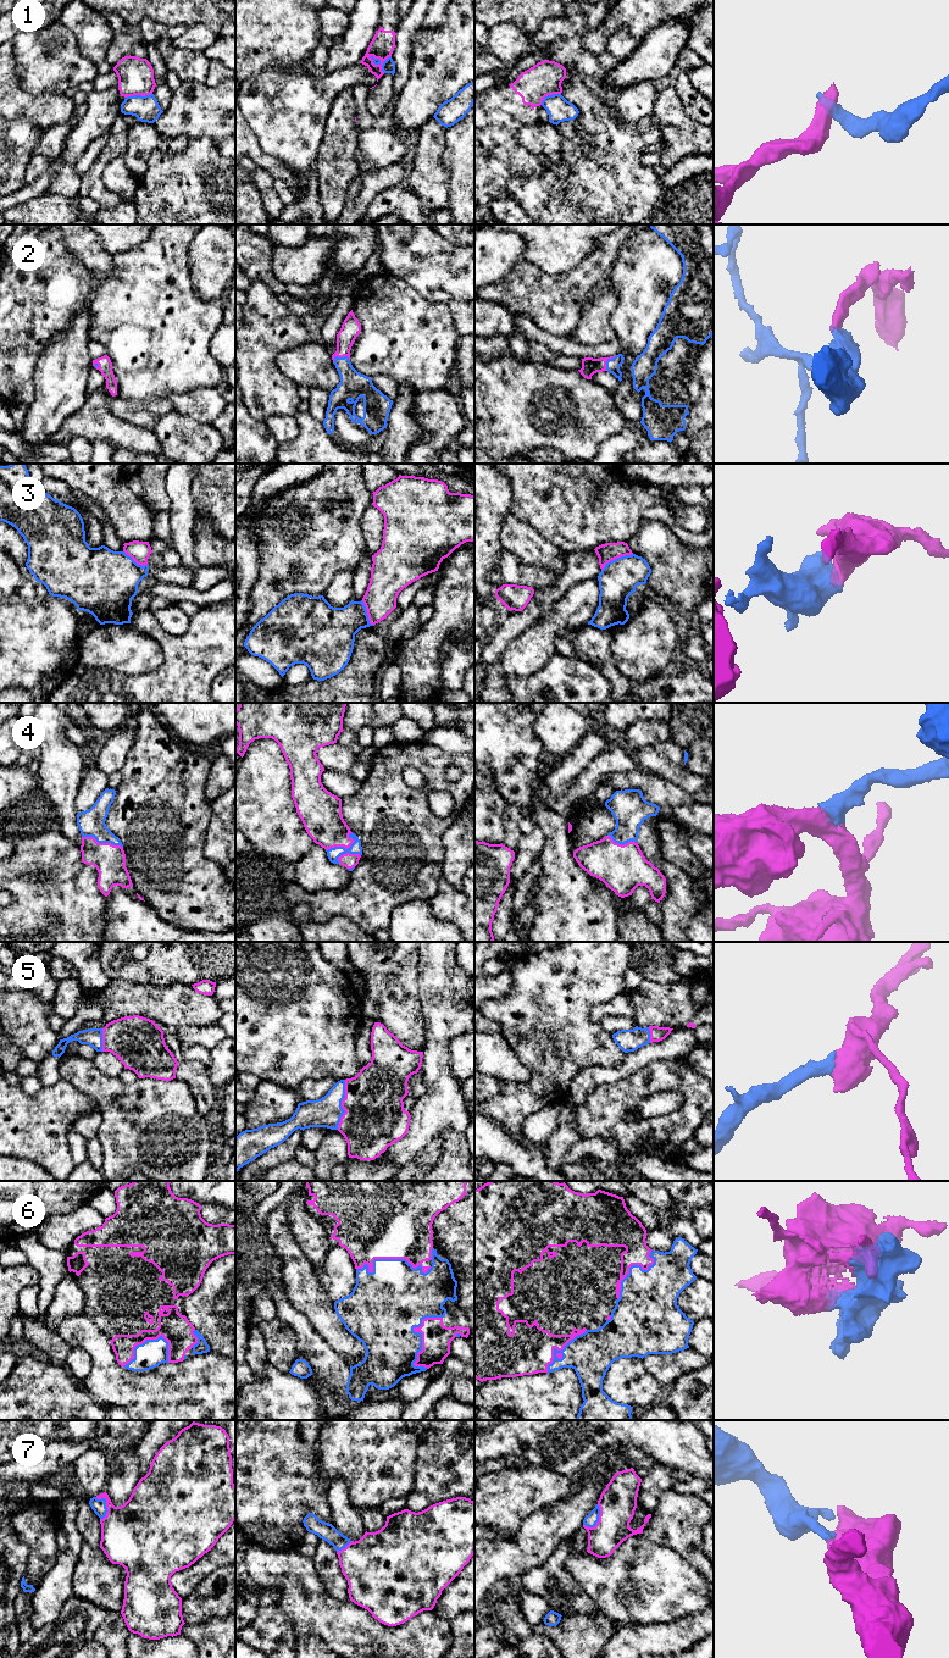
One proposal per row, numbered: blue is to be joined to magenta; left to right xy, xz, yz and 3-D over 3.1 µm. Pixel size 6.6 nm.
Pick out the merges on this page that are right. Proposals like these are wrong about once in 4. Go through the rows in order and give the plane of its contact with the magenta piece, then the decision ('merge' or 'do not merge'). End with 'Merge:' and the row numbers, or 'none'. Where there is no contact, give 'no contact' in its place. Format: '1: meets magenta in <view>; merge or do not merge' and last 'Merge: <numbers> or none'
1: meets magenta in xy; do not merge
2: meets magenta in xz; merge
3: meets magenta in yz; do not merge
4: meets magenta in xy; merge
5: meets magenta in xz; merge
6: meets magenta in xz; merge
7: meets magenta in xy; merge
Merge: 2, 4, 5, 6, 7

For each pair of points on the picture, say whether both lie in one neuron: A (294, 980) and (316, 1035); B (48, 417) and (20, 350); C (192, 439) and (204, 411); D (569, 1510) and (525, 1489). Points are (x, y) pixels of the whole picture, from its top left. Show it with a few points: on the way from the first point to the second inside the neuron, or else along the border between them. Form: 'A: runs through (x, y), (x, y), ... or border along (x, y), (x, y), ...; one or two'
A: runs through (294, 993), (294, 1013), (303, 1021); one
B: border along (40, 355), (33, 375), (34, 399), (28, 406); two
C: border along (175, 409), (198, 421), (211, 425); two
D: border along (575, 1482), (575, 1490), (569, 1496), (528, 1514); two

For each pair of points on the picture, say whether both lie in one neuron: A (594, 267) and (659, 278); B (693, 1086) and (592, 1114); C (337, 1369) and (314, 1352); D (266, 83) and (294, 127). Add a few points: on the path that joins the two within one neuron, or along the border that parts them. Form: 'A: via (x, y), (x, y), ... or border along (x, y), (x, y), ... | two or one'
A: border along (623, 243), (608, 279) | two
B: via (667, 1082), (638, 1086), (617, 1098) | one
C: via (331, 1368), (320, 1357) | one
D: via (262, 94), (283, 116) | one

